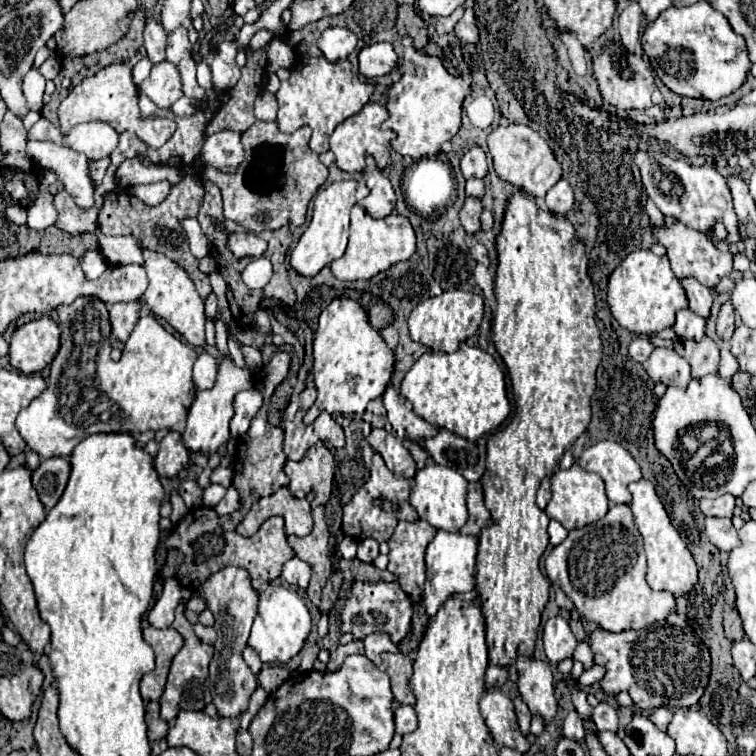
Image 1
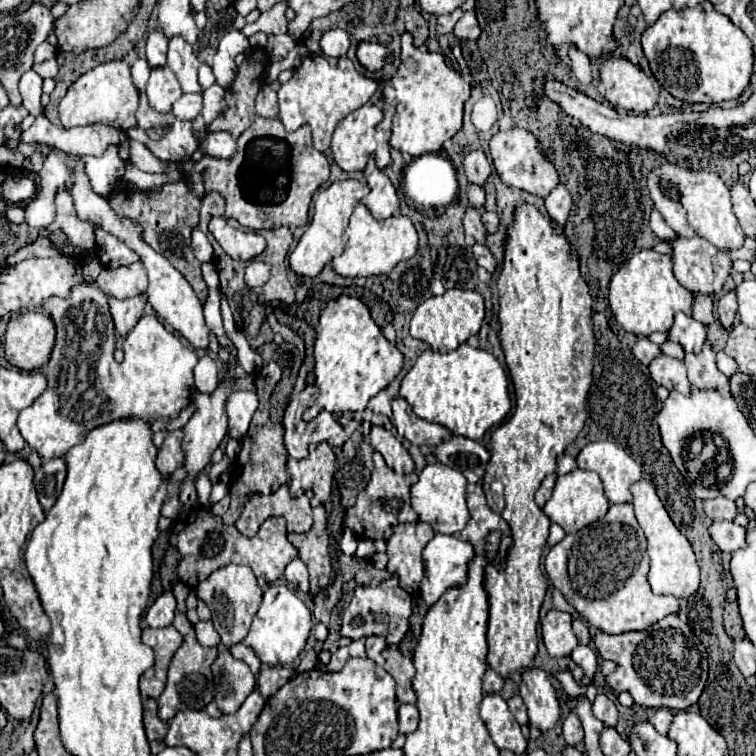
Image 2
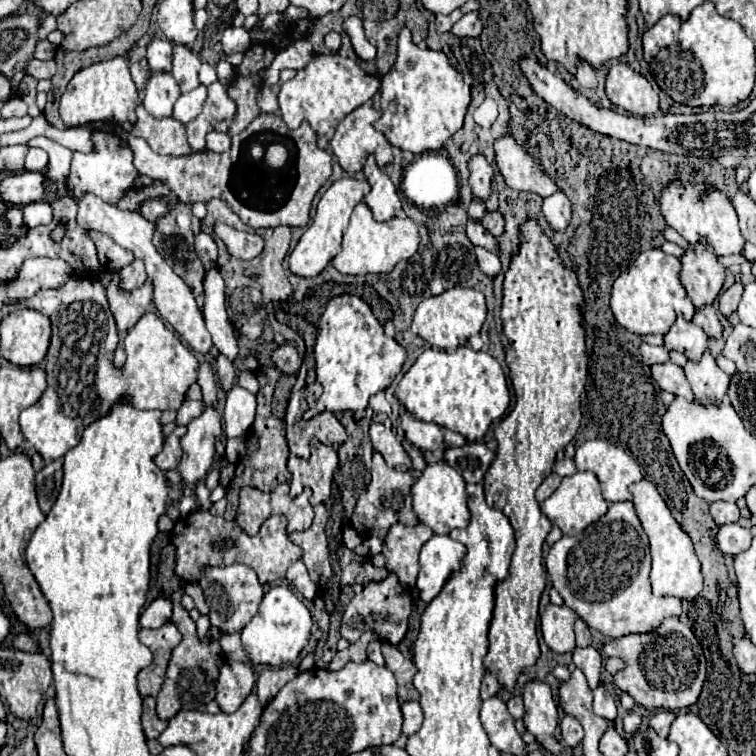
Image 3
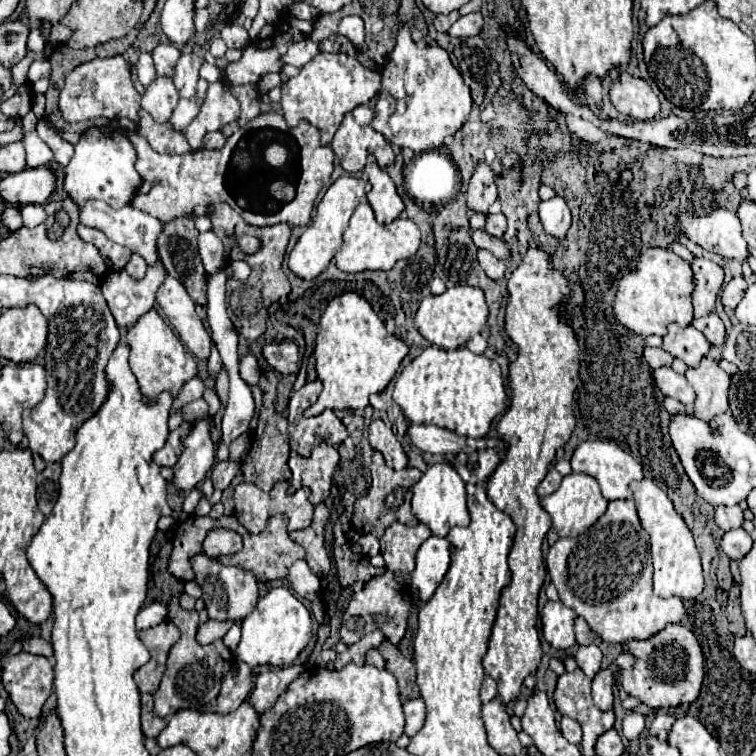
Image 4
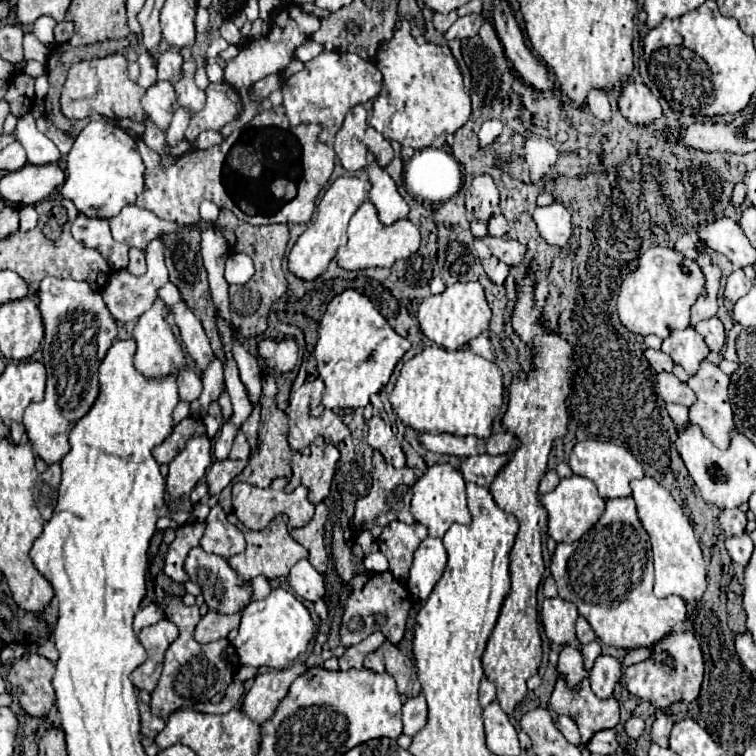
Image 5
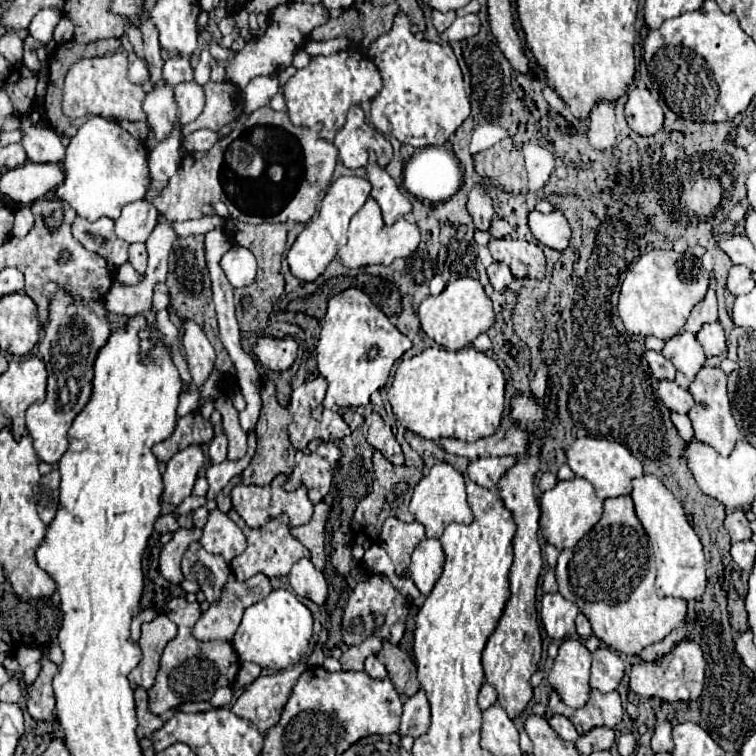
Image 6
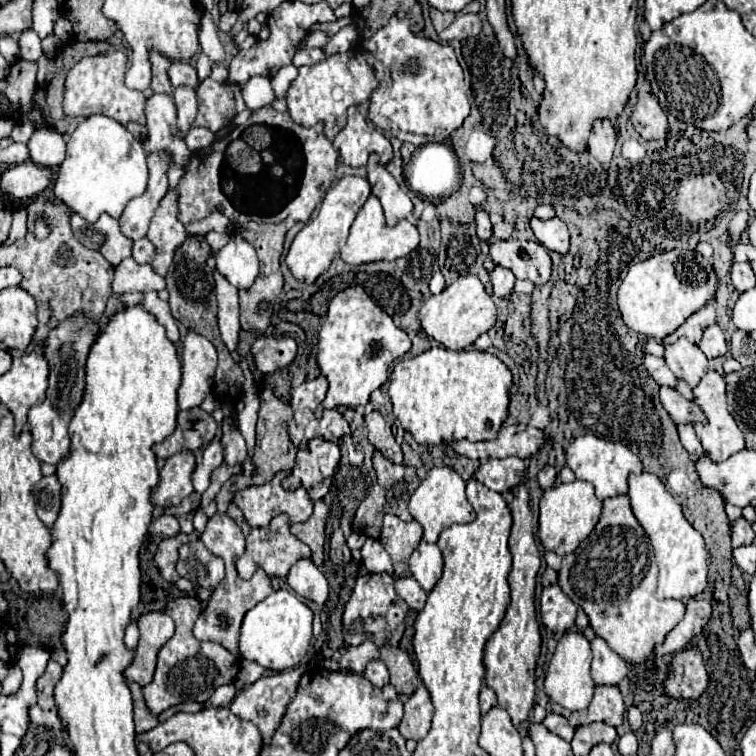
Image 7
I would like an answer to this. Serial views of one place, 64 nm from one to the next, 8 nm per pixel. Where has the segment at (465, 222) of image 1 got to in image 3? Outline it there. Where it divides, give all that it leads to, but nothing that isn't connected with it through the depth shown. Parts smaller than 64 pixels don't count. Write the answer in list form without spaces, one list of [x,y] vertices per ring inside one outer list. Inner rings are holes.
[[[470,218],[468,224],[466,224],[466,236],[468,236],[468,240],[470,240],[474,246],[482,246],[482,248],[498,254],[496,238],[494,238],[480,222],[476,222],[476,220]]]

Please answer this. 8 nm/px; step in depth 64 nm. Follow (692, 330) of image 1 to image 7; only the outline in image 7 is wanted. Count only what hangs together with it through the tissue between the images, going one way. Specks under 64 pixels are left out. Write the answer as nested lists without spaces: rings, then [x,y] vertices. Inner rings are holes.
[[[678,338],[674,344],[666,346],[664,358],[670,370],[678,378],[684,378],[692,388],[700,382],[700,378],[706,374],[708,368],[704,352],[700,352],[700,348],[692,344],[688,338]]]

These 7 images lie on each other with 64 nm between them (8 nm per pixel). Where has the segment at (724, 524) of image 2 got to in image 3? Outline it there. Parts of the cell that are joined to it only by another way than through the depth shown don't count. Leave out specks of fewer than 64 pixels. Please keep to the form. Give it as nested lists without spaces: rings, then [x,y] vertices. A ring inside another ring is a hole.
[[[724,524],[724,526],[718,528],[718,534],[716,534],[718,548],[724,554],[730,554],[730,556],[736,556],[738,552],[748,550],[750,548],[750,540],[752,540],[750,530],[742,528],[738,524]]]

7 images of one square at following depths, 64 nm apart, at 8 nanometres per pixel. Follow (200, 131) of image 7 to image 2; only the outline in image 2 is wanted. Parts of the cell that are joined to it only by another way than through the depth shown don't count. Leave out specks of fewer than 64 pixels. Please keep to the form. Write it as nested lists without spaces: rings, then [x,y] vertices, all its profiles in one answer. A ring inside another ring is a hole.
[[[208,132],[202,150],[206,156],[228,160],[236,154],[236,138],[230,132]]]

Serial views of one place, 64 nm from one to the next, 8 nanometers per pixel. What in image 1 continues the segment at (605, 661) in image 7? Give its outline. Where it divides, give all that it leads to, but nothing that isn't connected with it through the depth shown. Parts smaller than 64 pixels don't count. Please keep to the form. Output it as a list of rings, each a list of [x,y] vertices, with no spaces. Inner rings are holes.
[[[600,702],[596,708],[594,708],[594,716],[592,716],[596,728],[602,732],[602,730],[610,730],[610,732],[616,732],[618,728],[618,716],[616,716],[616,710],[604,702]]]

